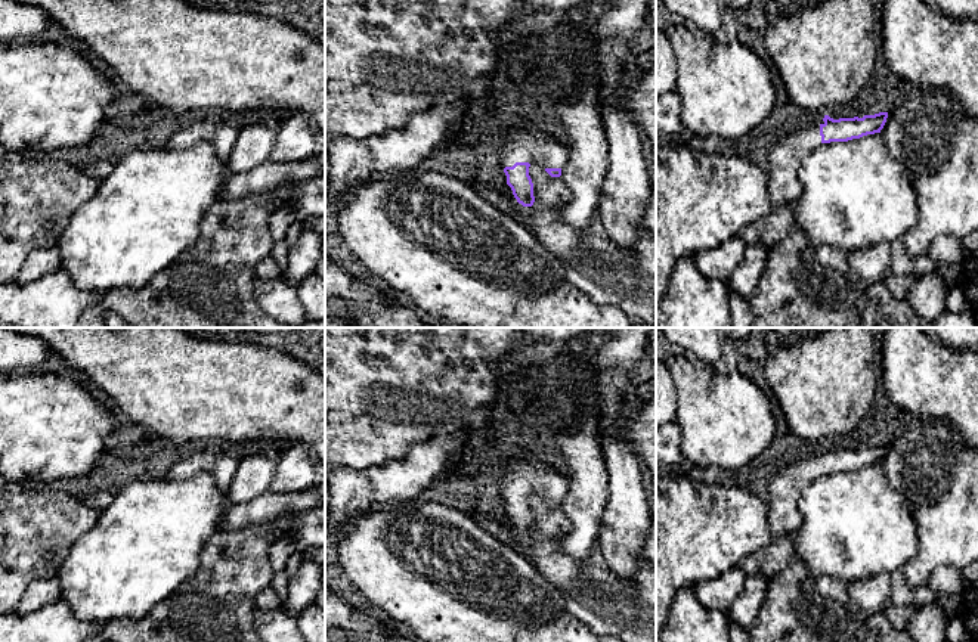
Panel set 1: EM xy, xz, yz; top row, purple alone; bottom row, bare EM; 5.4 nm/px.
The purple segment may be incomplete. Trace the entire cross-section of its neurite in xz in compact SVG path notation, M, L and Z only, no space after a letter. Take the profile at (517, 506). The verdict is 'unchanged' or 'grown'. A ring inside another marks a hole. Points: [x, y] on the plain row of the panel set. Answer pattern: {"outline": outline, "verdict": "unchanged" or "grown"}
{"outline": "M520 458L508 463L501 480L507 515L523 537L535 533L529 497L539 494L551 508L560 508L567 493L567 477L553 468L544 458Z", "verdict": "grown"}

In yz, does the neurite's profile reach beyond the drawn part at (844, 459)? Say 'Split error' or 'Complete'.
Split error

